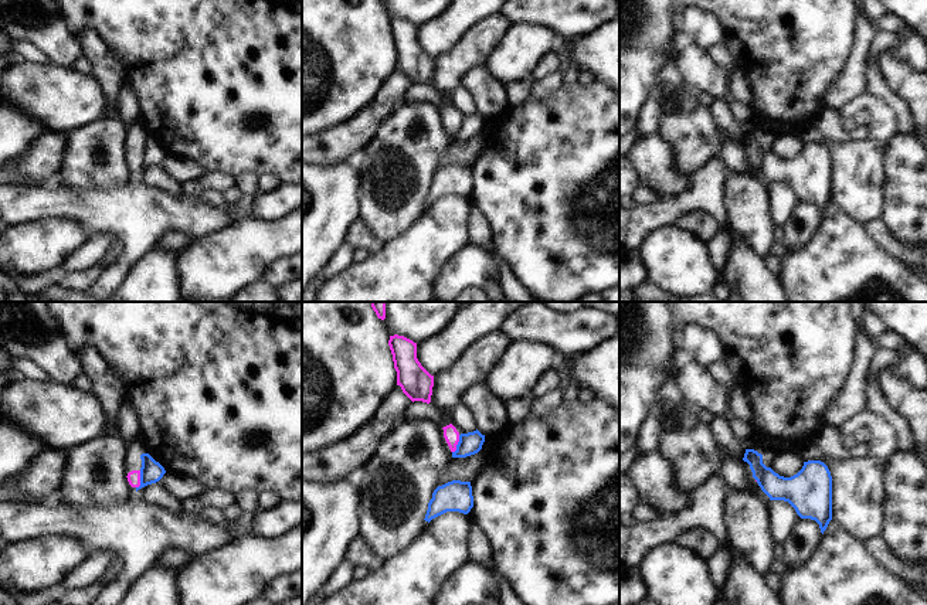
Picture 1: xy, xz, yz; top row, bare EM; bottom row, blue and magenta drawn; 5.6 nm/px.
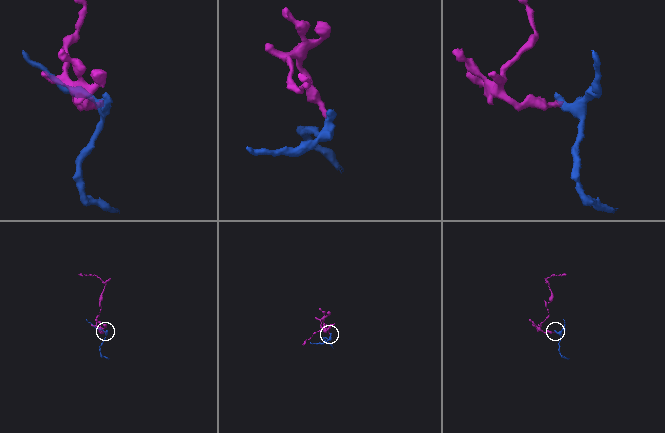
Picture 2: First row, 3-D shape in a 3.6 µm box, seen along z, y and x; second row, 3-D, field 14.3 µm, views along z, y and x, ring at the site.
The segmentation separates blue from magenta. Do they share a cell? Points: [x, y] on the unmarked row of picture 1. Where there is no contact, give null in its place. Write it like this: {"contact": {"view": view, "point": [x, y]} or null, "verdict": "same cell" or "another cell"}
{"contact": {"view": "xy", "point": [141, 162]}, "verdict": "another cell"}

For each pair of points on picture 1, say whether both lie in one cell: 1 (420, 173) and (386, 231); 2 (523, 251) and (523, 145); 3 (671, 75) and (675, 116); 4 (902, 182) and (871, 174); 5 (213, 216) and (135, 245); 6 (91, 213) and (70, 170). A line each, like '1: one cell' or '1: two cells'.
1: one cell
2: one cell
3: one cell
4: two cells
5: one cell
6: two cells

